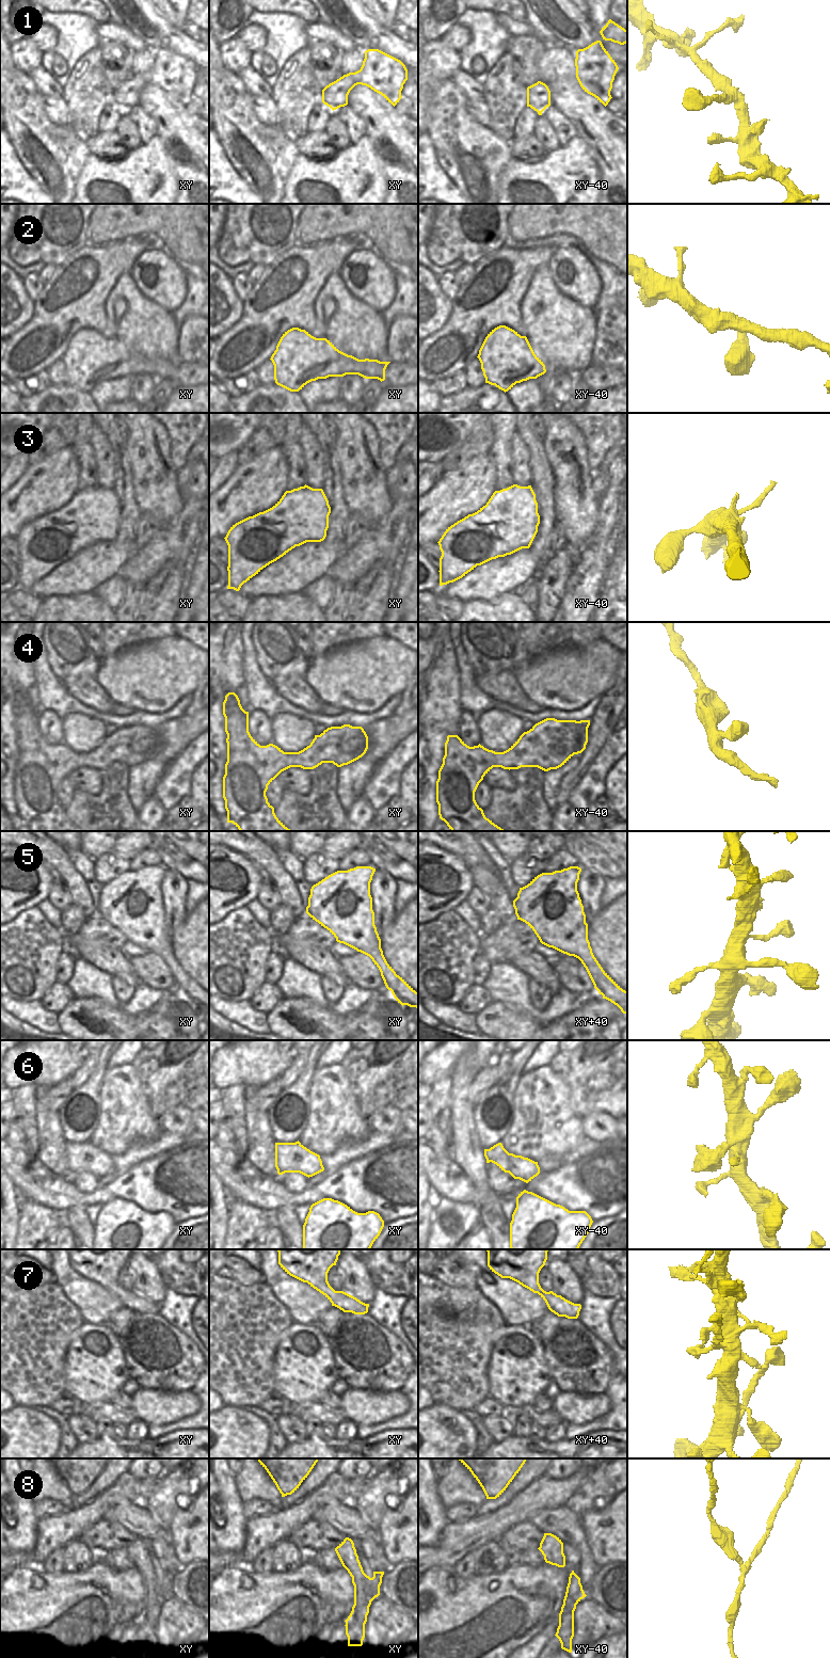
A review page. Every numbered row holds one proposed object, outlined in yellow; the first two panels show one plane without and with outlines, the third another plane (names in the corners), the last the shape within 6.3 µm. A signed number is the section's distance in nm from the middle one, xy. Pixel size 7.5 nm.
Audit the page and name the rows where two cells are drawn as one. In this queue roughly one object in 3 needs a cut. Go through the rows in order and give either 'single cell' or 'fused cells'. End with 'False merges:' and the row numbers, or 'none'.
1: single cell
2: single cell
3: single cell
4: single cell
5: single cell
6: single cell
7: single cell
8: fused cells
False merges: 8

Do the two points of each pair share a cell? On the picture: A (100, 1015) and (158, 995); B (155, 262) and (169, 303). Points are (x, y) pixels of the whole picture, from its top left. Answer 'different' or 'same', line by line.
A: different
B: same

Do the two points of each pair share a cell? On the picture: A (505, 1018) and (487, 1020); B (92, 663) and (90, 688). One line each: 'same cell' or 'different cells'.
A: same cell
B: different cells

